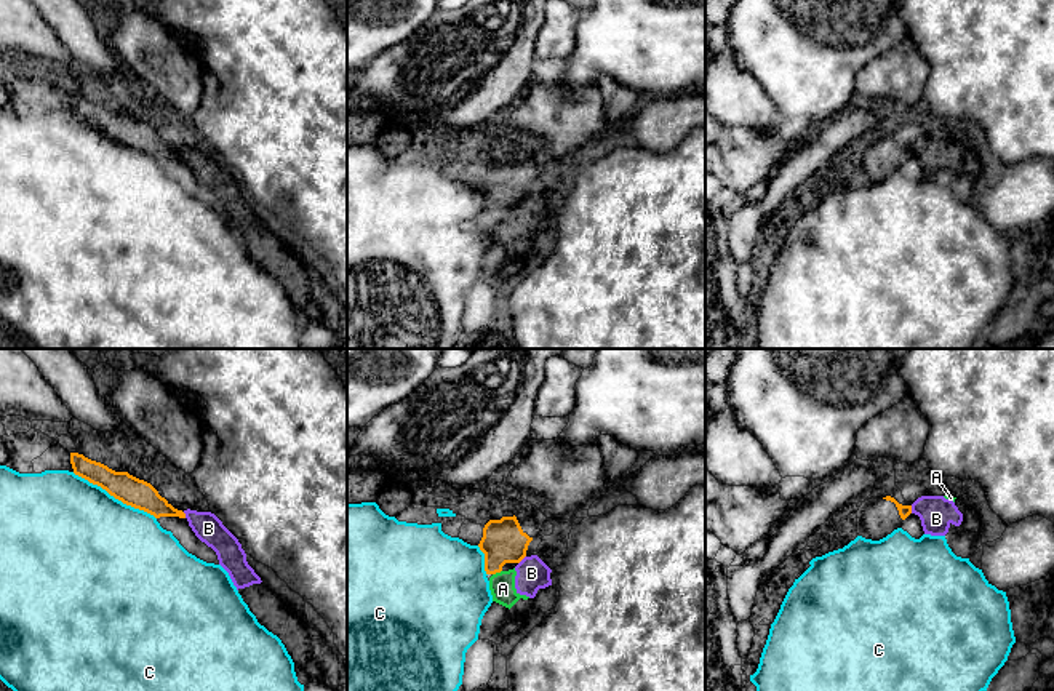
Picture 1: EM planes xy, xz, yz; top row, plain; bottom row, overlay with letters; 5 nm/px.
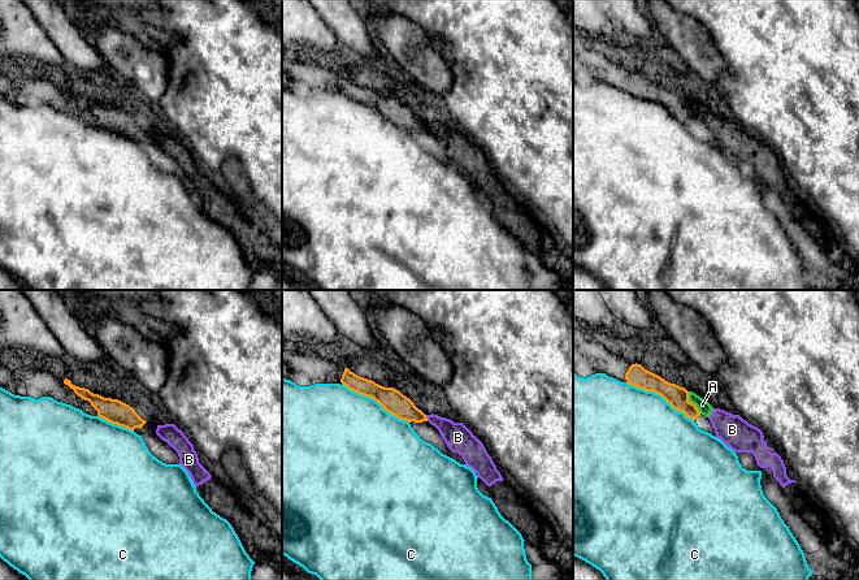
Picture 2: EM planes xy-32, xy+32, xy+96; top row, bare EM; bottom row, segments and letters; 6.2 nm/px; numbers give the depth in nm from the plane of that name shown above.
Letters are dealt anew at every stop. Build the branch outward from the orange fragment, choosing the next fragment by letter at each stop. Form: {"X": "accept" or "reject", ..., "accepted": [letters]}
{"A": "reject", "B": "reject", "C": "reject", "accepted": []}

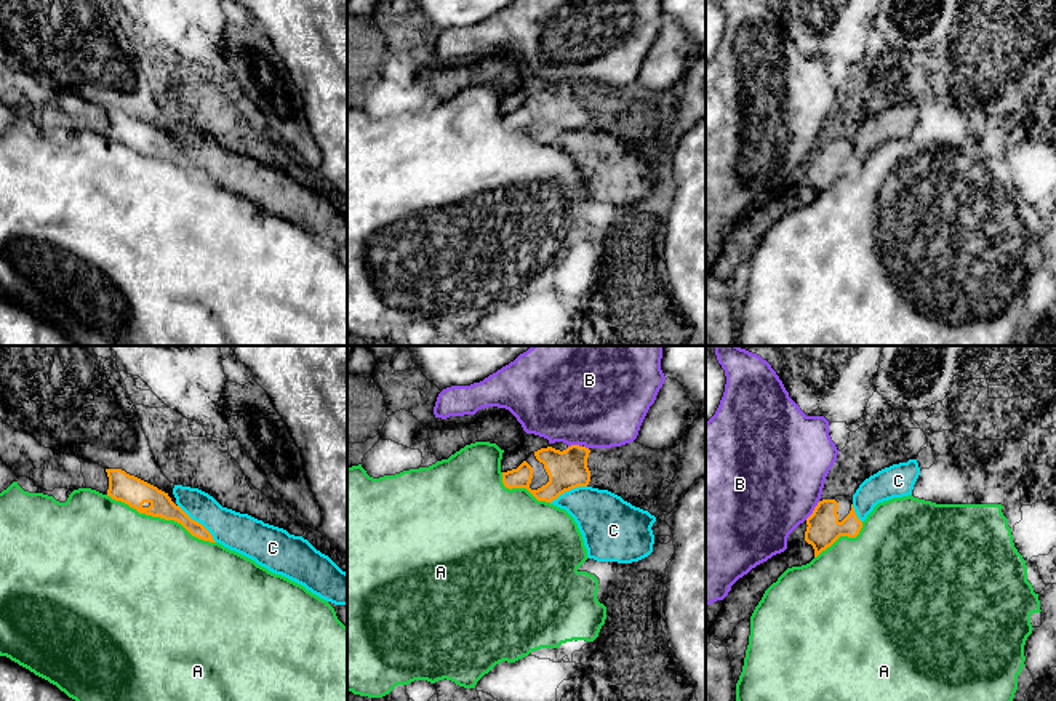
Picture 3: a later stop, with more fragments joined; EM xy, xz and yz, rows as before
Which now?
{"A": "reject", "B": "reject", "C": "reject", "accepted": []}

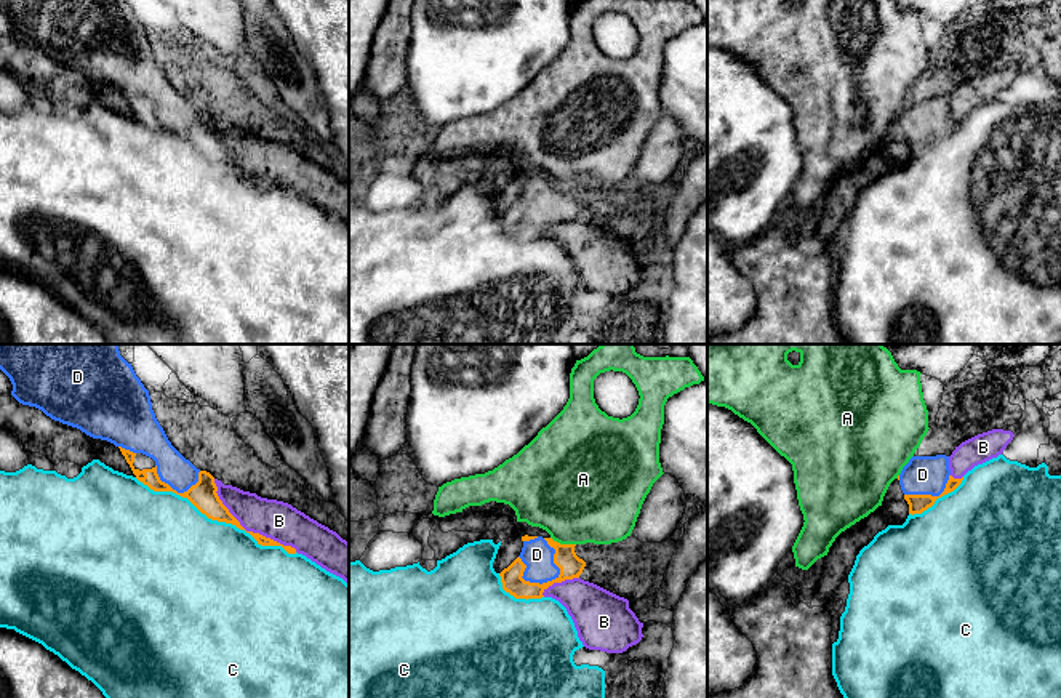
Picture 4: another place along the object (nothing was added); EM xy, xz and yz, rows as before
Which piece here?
{"A": "reject", "B": "reject", "C": "reject", "D": "accept", "accepted": ["D"]}

